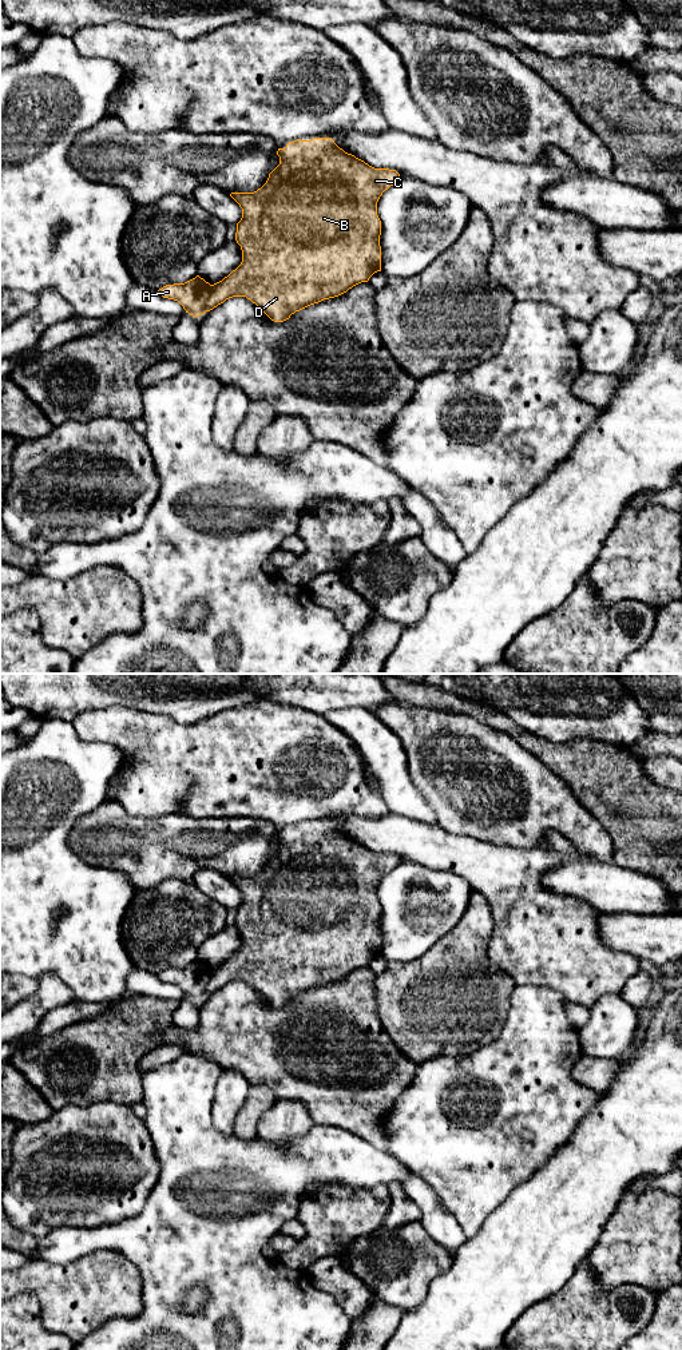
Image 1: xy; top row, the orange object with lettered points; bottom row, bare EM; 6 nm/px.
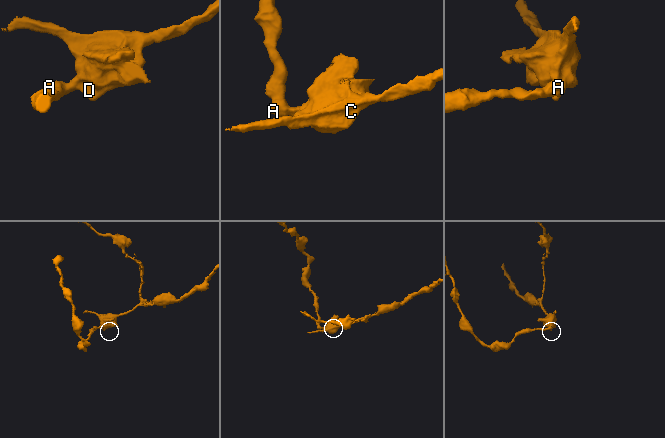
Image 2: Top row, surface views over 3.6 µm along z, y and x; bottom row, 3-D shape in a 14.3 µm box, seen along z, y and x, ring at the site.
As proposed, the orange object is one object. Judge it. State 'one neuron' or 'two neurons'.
two neurons

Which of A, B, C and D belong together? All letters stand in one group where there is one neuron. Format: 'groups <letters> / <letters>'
groups A / B C D

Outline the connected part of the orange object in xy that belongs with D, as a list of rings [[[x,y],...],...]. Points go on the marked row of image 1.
[[[313,138],[310,140],[297,139],[289,142],[285,148],[278,148],[279,164],[269,174],[266,183],[254,192],[231,192],[230,196],[242,209],[242,218],[237,223],[235,241],[242,250],[242,262],[222,281],[211,285],[211,291],[207,299],[206,311],[213,310],[226,299],[233,297],[246,297],[255,303],[271,321],[283,322],[290,318],[292,314],[300,311],[310,305],[318,303],[324,299],[338,297],[346,293],[353,286],[368,282],[369,278],[381,271],[381,221],[377,215],[377,202],[382,192],[393,186],[400,174],[396,170],[374,168],[364,160],[356,158],[352,154],[340,148],[332,138]]]

